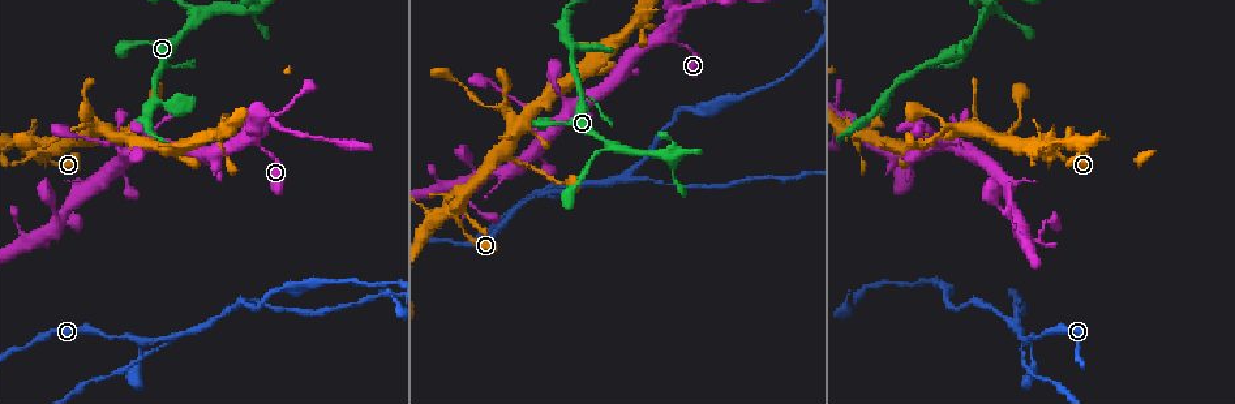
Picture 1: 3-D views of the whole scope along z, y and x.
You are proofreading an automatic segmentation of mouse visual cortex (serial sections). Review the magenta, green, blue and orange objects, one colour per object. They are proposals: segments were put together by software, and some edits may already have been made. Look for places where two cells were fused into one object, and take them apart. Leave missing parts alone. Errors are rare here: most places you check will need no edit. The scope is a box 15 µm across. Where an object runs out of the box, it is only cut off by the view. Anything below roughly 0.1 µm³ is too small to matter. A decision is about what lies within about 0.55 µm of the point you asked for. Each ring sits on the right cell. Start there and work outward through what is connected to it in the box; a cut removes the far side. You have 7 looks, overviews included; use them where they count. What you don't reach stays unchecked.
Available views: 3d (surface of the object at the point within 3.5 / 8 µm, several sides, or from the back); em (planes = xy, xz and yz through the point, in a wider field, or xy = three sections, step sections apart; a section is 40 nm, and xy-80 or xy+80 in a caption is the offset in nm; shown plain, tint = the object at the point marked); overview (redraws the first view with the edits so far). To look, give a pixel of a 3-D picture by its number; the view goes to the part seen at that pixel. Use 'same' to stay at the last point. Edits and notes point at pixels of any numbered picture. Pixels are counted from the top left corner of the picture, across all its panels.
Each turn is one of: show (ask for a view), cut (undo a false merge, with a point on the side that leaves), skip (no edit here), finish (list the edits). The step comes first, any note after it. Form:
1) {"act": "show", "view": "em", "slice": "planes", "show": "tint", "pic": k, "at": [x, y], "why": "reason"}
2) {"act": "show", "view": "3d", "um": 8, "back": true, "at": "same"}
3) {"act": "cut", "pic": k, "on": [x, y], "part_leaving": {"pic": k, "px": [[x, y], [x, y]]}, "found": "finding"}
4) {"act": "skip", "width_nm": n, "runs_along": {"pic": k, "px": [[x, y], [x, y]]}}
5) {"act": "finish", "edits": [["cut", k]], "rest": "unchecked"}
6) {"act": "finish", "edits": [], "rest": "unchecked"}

{"act": "show", "view": "3d", "um": 3.5, "pic": 1, "at": [1048, 148], "why": "thin arm on a thick one"}

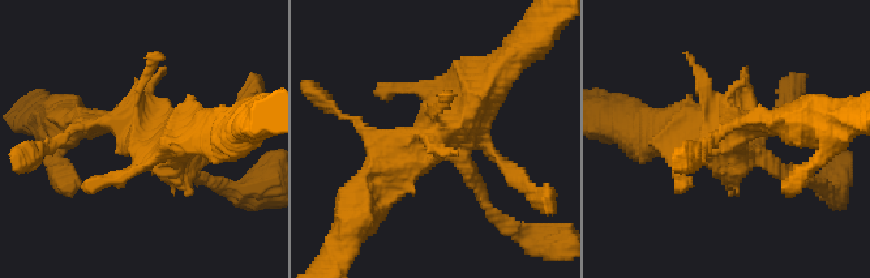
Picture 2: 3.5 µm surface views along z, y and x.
{"act": "show", "view": "em", "slice": "xy", "step": 1, "show": "tint", "pic": 2, "at": [729, 139], "why": "now the EM"}

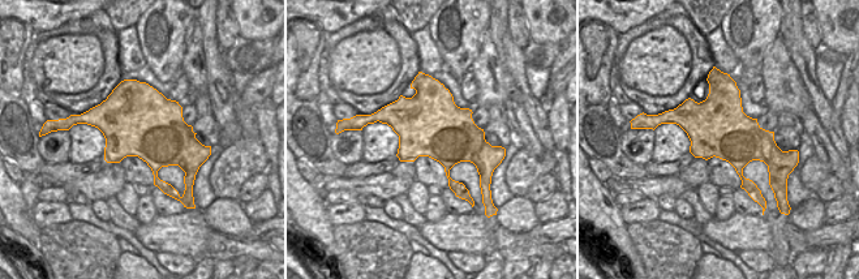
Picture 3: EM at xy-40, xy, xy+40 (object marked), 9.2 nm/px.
{"act": "skip", "width_nm": 600, "runs_along": {"pic": 2, "px": [[791, 175], [731, 138], [660, 135]]}, "found": "all the same cell"}

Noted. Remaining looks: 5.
{"act": "show", "view": "3d", "um": 3.5, "pic": 1, "at": [197, 13], "why": "three arms meet"}

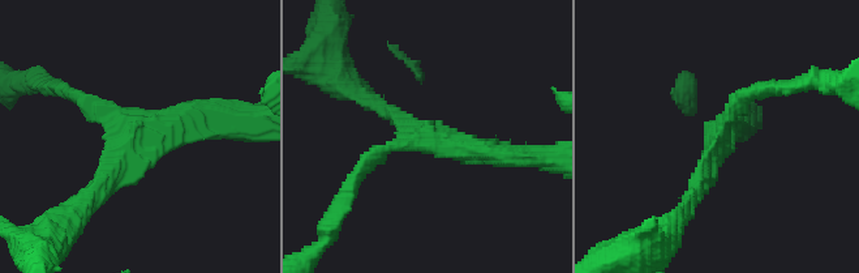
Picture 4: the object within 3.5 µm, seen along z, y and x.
{"act": "show", "view": "em", "slice": "xy", "step": 5, "show": "tint", "pic": 4, "at": [432, 142], "arms": 3, "arm_widths_nm": [200, 200, 300], "why": "now the EM"}

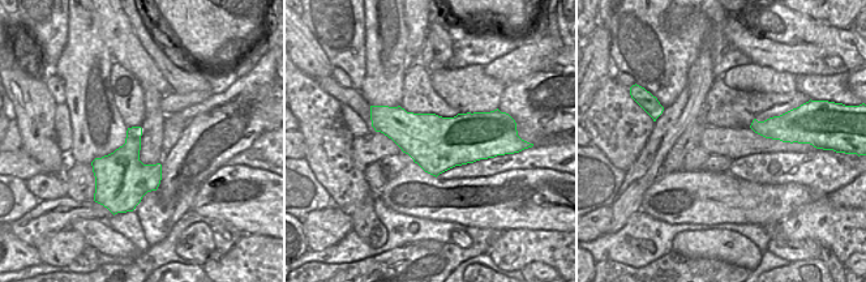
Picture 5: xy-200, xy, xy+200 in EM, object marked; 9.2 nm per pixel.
{"act": "skip", "runs_along": {"pic": 4, "px": [[86, 201], [142, 141], [222, 116]]}, "found": "all the same cell"}

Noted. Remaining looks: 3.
{"act": "show", "view": "3d", "um": 3.5, "pic": 1, "at": [552, 192], "why": "a narrow waist"}

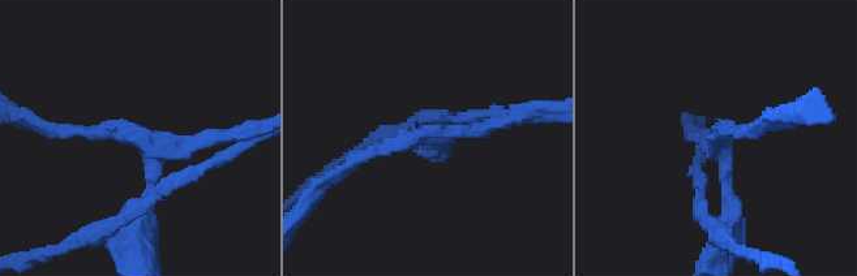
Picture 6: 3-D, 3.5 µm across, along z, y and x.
{"act": "show", "view": "em", "slice": "xy", "step": 1, "show": "tint", "pic": 6, "at": [140, 134], "arms": 3, "arm_widths_nm": [150, 150, 150], "why": "shape alone is not enough"}

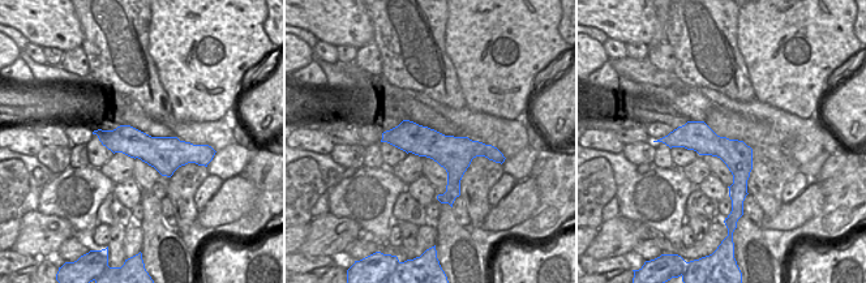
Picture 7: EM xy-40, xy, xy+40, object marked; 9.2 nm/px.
{"act": "skip", "width_nm": 340, "runs_along": {"pic": 7, "px": [[385, 136], [487, 149]]}, "found": "all the same cell"}

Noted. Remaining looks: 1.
{"act": "finish", "edits": [], "rest": "unchecked"}

